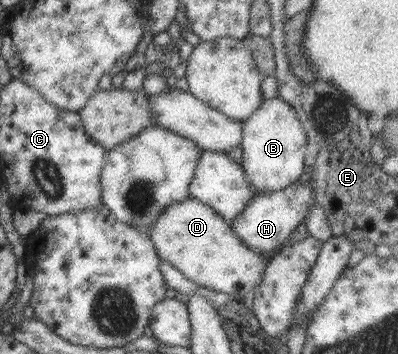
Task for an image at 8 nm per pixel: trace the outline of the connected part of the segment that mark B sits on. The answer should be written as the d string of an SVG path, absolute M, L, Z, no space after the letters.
M278 95L262 101L259 109L241 123L243 137L240 147L243 155L239 165L254 191L258 195L276 192L298 182L304 172L308 139L295 110Z

